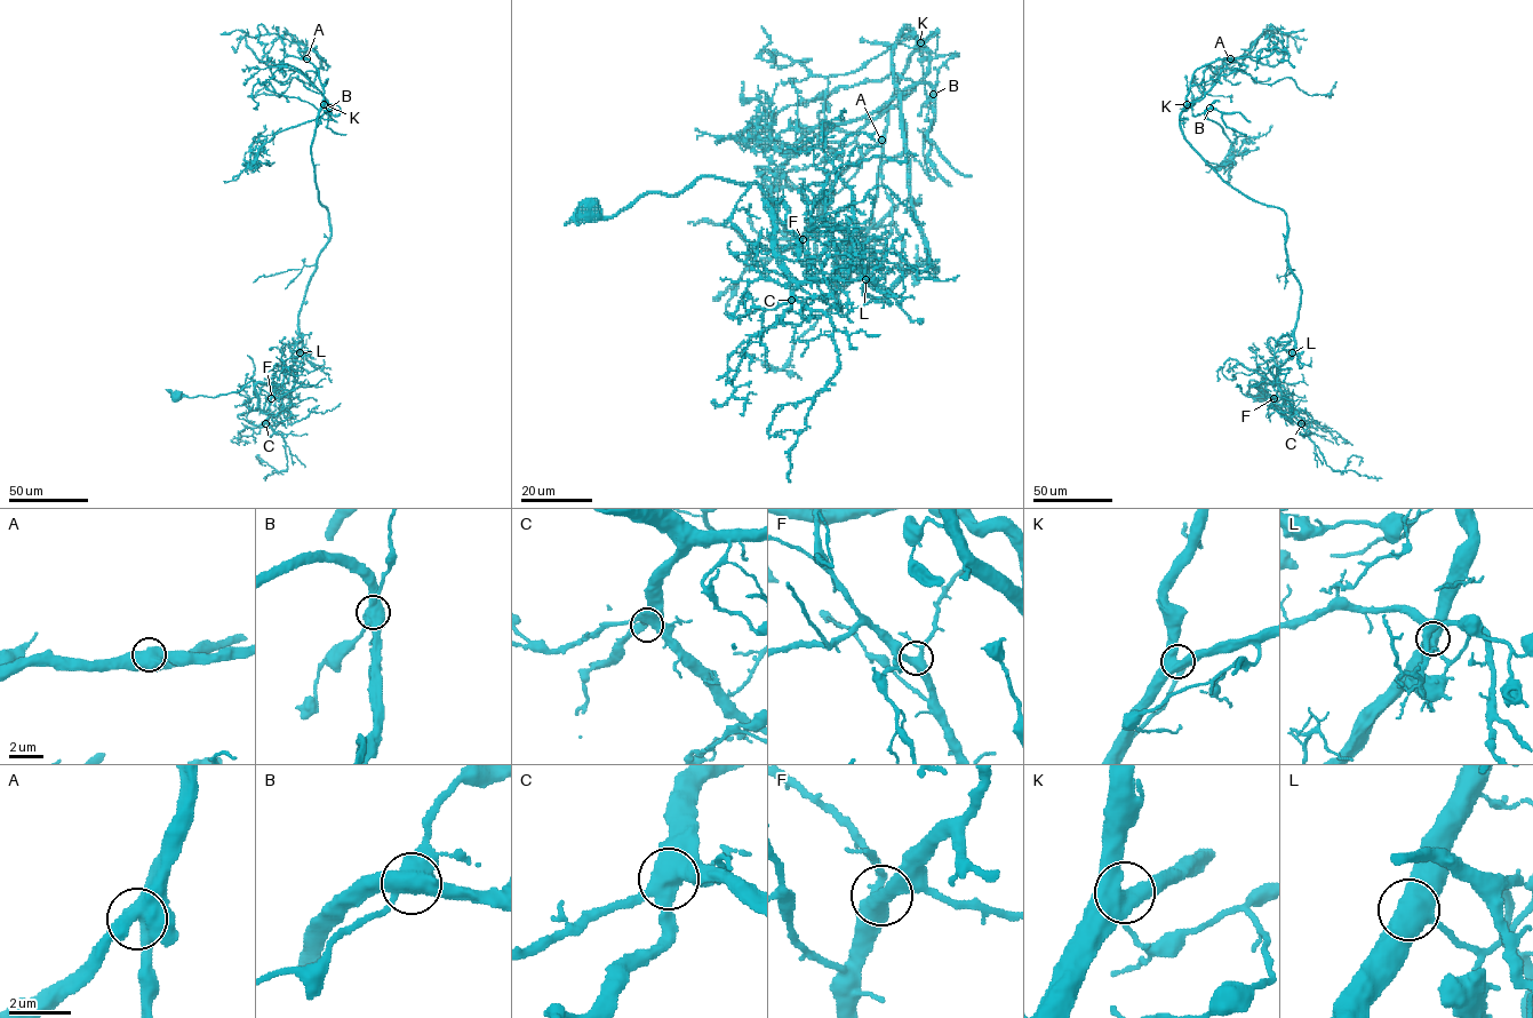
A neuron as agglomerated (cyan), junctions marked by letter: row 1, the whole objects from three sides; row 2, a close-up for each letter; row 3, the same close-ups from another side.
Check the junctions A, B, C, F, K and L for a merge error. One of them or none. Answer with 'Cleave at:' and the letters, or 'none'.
Cleave at: B

